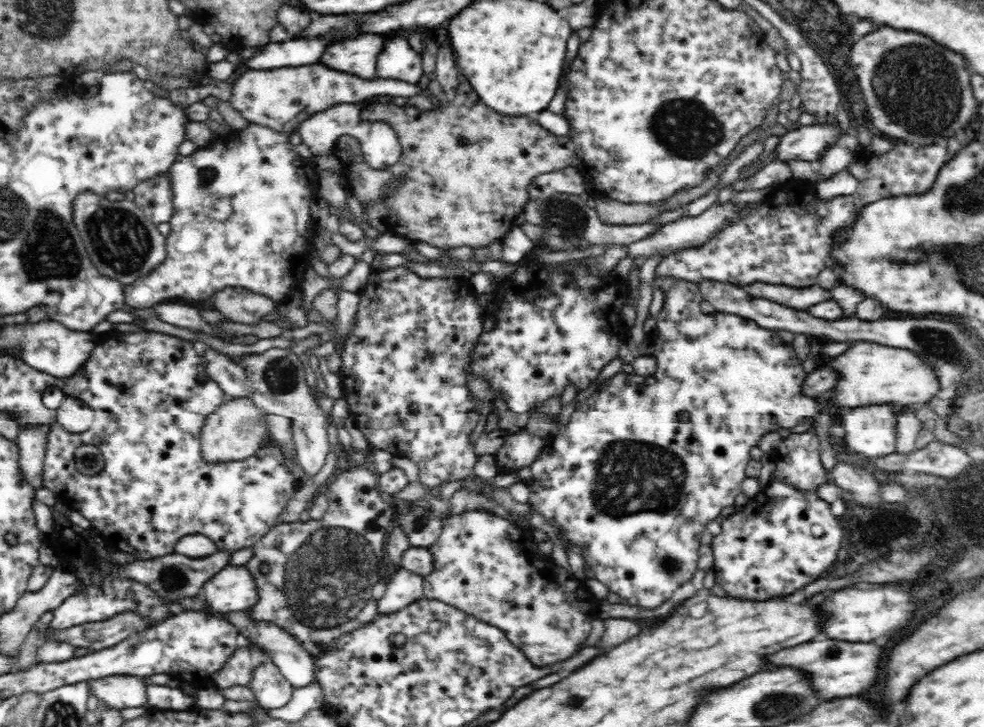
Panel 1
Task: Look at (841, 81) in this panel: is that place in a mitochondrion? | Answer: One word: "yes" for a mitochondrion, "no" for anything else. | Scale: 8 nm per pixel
no

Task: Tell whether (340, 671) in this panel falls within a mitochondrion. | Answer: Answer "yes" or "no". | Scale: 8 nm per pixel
yes

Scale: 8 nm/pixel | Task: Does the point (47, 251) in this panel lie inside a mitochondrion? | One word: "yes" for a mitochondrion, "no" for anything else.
yes

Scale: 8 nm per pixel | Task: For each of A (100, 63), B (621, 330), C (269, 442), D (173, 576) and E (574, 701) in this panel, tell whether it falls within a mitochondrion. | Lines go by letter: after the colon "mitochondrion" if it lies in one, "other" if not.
A: other
B: other
C: other
D: mitochondrion
E: mitochondrion

